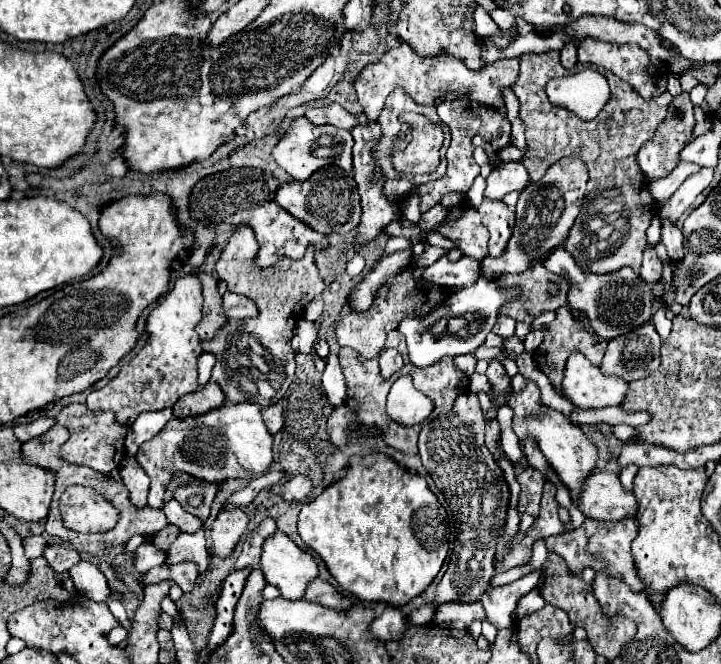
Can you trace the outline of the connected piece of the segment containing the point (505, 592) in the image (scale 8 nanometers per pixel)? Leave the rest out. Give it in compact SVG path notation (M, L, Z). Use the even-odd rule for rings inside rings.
M534 570L526 576L522 576L520 580L506 584L506 586L488 588L488 592L480 598L484 612L486 612L486 620L492 626L496 626L498 630L510 628L514 624L512 612L516 610L520 596L524 596L526 592L536 588L538 578L540 578L540 570Z

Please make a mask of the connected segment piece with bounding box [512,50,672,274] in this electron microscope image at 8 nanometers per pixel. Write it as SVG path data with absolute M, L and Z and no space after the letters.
M559 51L525 53L520 56L520 78L512 90L520 100L520 118L526 126L528 150L522 158L522 164L531 182L536 183L562 157L582 158L590 174L588 192L574 228L566 238L568 244L562 244L562 248L572 252L572 258L580 268L584 268L584 272L610 274L628 266L640 274L642 250L646 246L646 228L650 226L650 218L654 214L654 200L640 176L636 154L640 146L654 136L660 120L664 120L672 96L664 92L658 98L644 100L630 84L612 76L608 78L610 100L606 102L604 112L596 116L596 130L584 130L588 128L588 122L566 108L554 106L546 94L545 88L550 78L566 75L566 70L560 63Z

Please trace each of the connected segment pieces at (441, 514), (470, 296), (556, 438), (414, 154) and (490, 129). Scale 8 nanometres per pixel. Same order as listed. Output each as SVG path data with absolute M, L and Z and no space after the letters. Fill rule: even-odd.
M368 454L364 458L358 458L354 456L348 464L348 472L344 478L340 478L338 482L330 484L328 488L324 488L324 492L314 498L312 502L304 504L300 514L298 514L298 534L300 538L306 542L308 548L312 548L314 552L318 552L318 556L324 560L328 572L334 576L334 580L352 596L356 596L358 600L364 600L364 602L384 602L392 608L404 608L412 598L420 596L428 586L430 582L436 578L436 574L440 572L442 564L444 564L444 558L448 554L448 522L446 522L446 510L440 506L438 498L428 490L428 484L424 478L420 476L410 476L404 468L400 468L396 462L392 462L388 456L384 454Z
M478 278L478 282L470 288L460 288L450 294L450 298L442 304L438 304L428 314L410 314L398 324L398 332L406 338L408 354L412 356L412 364L416 366L428 366L440 360L442 356L458 356L458 354L470 354L478 346L484 344L488 332L492 330L492 324L498 318L498 308L512 298L518 296L518 290L498 290L496 282L490 278ZM450 320L458 320L456 328L450 326Z
M526 378L526 384L524 384L524 388L520 392L514 392L510 396L508 404L514 408L514 420L512 420L514 434L520 440L524 440L526 436L536 438L538 448L542 450L544 458L556 470L560 480L570 490L574 490L572 500L576 500L576 494L580 490L580 484L582 484L584 476L588 476L588 472L592 472L596 468L598 454L596 454L596 448L594 448L592 440L586 438L584 432L578 426L574 426L562 412L558 412L558 410L554 410L550 406L544 406L540 402L540 390L538 390L536 382L530 380L530 378Z
M404 112L406 124L412 126L412 140L404 150L394 150L390 154L392 166L400 174L428 174L436 170L436 160L440 160L440 146L444 142L444 132L438 122L414 112Z
M480 106L480 120L482 126L472 138L472 144L482 146L486 154L498 162L498 150L510 142L510 122L504 120L492 106Z

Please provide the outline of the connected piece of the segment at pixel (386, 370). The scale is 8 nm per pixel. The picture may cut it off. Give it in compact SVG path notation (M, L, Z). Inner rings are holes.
M384 352L380 356L380 372L384 378L390 378L394 372L398 372L402 368L402 356L398 352Z

